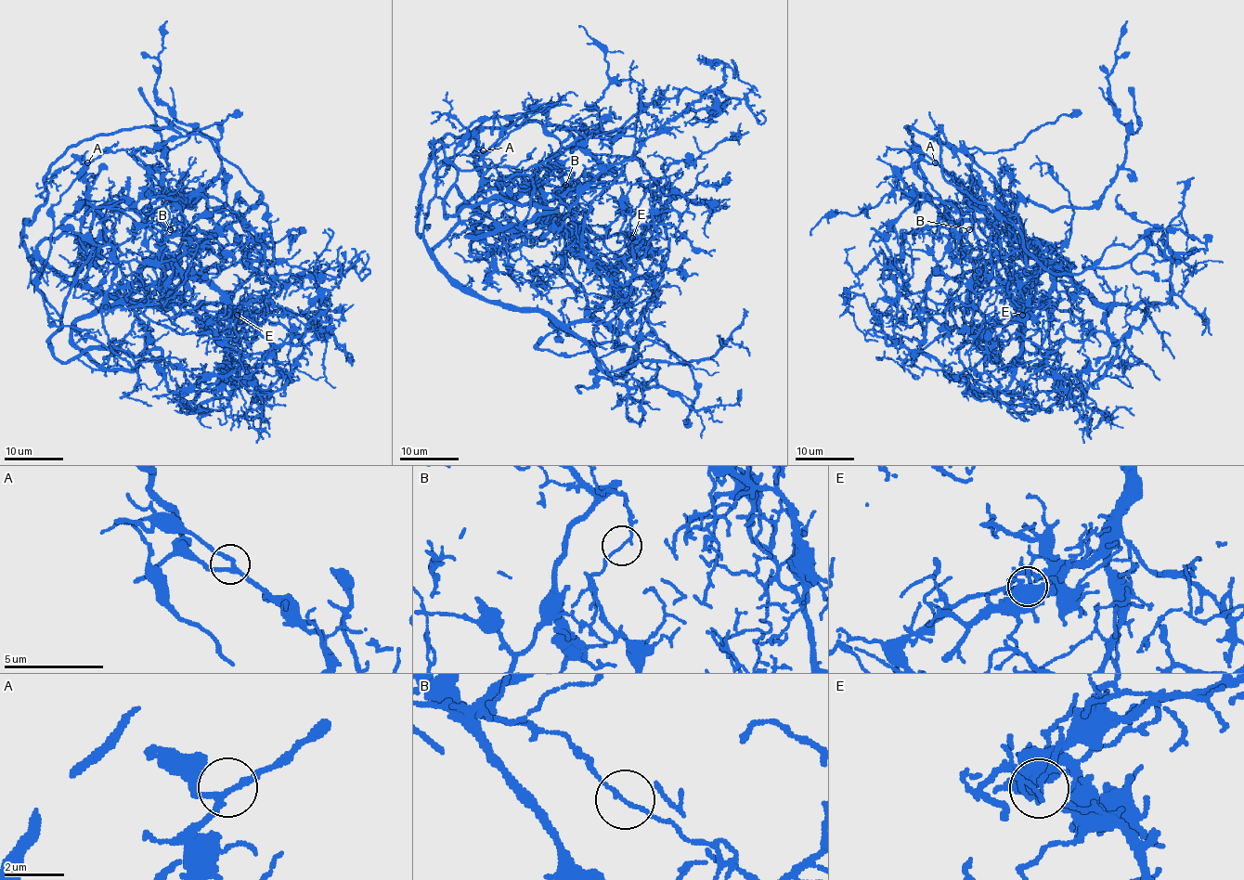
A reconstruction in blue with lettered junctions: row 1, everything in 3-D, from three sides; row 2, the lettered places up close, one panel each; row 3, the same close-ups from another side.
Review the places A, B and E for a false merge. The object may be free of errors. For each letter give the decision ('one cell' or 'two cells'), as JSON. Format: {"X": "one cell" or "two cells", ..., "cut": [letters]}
{"A": "one cell", "B": "two cells", "E": "one cell", "cut": ["B"]}

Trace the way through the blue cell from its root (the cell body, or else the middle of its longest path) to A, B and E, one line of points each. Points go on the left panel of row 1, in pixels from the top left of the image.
A: (177, 205), (176, 273), (145, 288), (136, 280), (117, 286), (114, 243), (86, 203), (80, 173), (87, 162)
B: (177, 205), (184, 227), (179, 268), (155, 288), (162, 288), (172, 267), (192, 251), (170, 228)
E: (177, 205), (184, 227), (179, 268), (189, 276), (202, 271), (237, 315)

